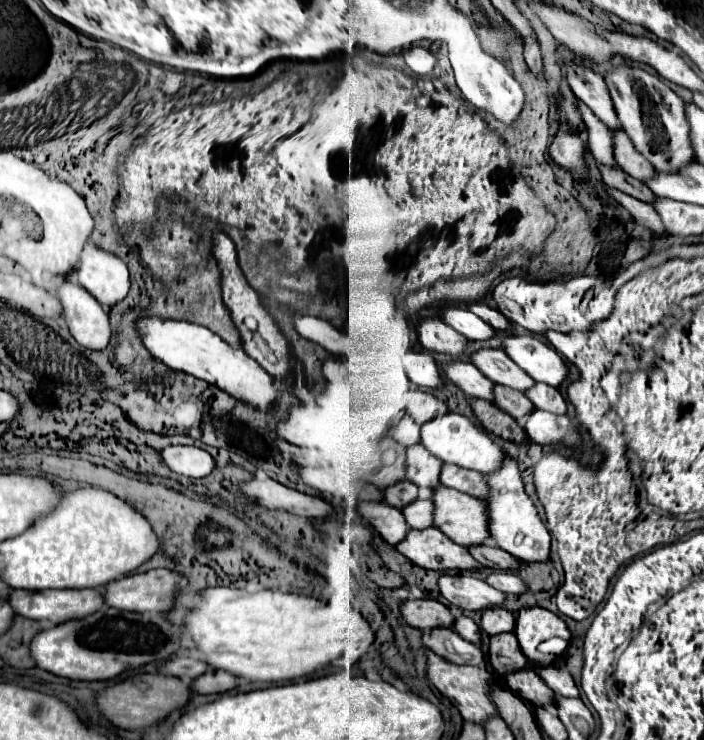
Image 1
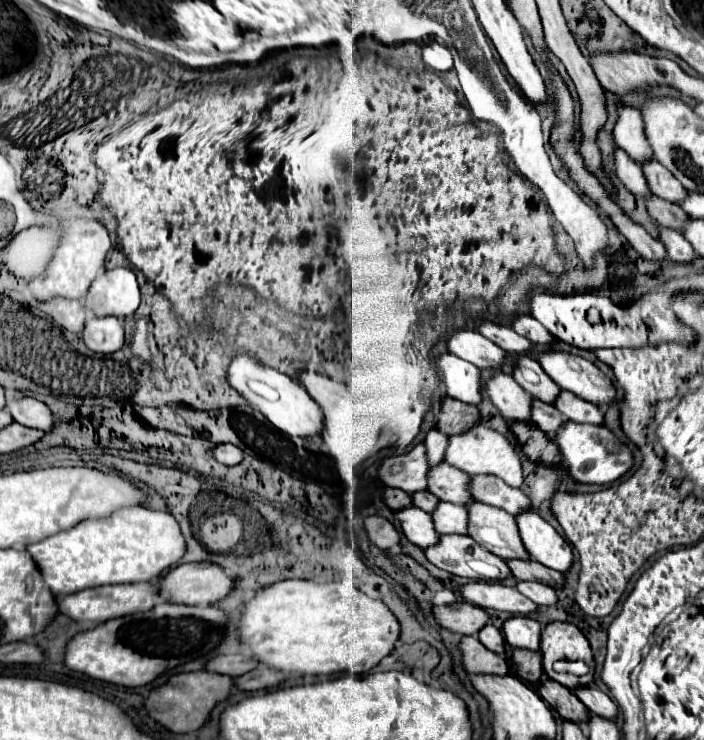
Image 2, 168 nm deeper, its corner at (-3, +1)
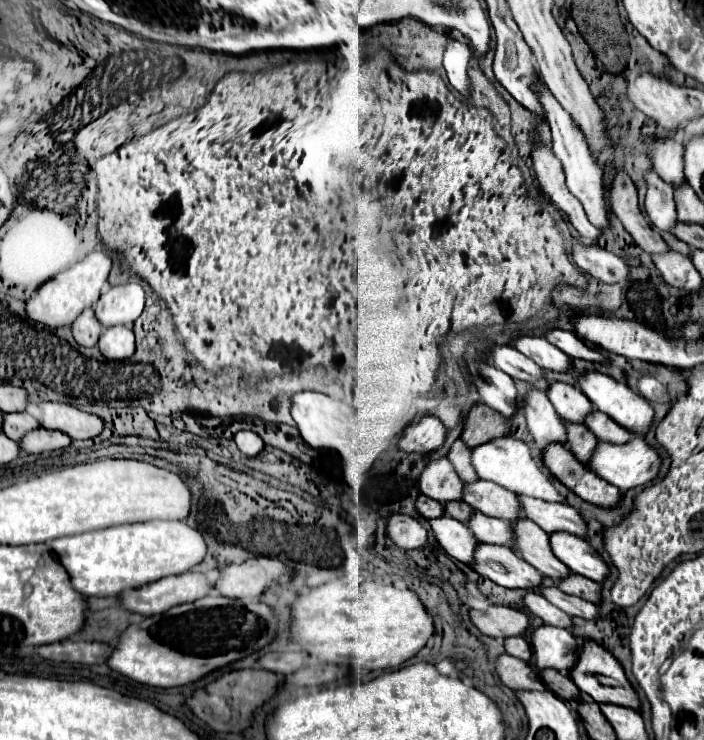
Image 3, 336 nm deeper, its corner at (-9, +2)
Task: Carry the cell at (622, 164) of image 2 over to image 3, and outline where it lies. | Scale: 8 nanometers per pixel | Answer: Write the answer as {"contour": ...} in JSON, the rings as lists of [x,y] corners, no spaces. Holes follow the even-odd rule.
{"contour":[[[648,170],[644,174],[648,192],[646,192],[646,212],[652,220],[652,224],[660,230],[670,232],[672,224],[678,222],[676,218],[676,208],[674,208],[674,196],[672,196],[672,186],[664,182],[656,172]]]}

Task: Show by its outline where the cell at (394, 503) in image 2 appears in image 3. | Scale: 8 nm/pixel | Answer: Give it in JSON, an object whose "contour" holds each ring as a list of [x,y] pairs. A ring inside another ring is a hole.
{"contour":[[[420,494],[418,498],[416,498],[416,510],[418,510],[418,514],[420,516],[424,516],[424,518],[436,518],[436,516],[444,516],[444,506],[440,504],[440,502],[436,502],[436,500],[432,500],[432,498],[428,498],[428,496],[424,496],[424,494]]]}

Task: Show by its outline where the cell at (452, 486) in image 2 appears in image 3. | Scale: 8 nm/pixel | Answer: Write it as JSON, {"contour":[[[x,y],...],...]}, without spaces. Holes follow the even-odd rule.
{"contour":[[[488,480],[464,482],[462,484],[462,500],[470,504],[474,510],[484,512],[486,516],[502,518],[502,520],[516,520],[520,516],[520,508],[516,504],[516,494],[494,484]]]}

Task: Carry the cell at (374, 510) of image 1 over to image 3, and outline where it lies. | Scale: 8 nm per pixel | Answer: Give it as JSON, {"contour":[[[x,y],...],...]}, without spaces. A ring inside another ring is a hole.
{"contour":[[[440,516],[440,518],[426,520],[426,524],[448,556],[464,564],[472,562],[472,552],[478,540],[472,536],[472,532],[462,522],[452,520],[450,516]]]}

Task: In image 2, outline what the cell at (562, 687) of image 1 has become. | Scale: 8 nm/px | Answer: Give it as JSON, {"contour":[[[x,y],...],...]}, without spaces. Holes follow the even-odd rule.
{"contour":[[[578,687],[574,693],[592,713],[598,713],[600,717],[606,717],[610,721],[616,719],[618,705],[606,693],[602,693],[600,689],[596,689],[596,687]]]}

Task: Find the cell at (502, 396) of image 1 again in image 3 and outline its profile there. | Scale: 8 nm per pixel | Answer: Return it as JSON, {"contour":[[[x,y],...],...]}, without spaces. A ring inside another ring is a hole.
{"contour":[[[564,422],[566,428],[566,444],[574,452],[574,456],[586,464],[588,462],[588,452],[596,448],[596,436],[584,426],[584,424],[574,424],[574,422]]]}

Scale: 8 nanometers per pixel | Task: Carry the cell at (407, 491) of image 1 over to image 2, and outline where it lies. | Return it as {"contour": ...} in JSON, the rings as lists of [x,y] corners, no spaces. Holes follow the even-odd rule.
{"contour":[[[430,491],[414,493],[414,495],[412,495],[412,501],[414,501],[416,507],[420,507],[420,509],[424,509],[424,511],[428,511],[428,513],[432,513],[432,511],[436,509],[436,505],[440,503],[440,499],[434,497]]]}

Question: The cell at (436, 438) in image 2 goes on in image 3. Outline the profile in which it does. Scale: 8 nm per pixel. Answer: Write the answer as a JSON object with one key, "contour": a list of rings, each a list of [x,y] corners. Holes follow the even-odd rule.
{"contour":[[[460,438],[454,440],[454,444],[448,452],[448,460],[452,462],[452,466],[460,478],[464,476],[464,480],[478,480],[472,464],[470,464],[470,448]]]}

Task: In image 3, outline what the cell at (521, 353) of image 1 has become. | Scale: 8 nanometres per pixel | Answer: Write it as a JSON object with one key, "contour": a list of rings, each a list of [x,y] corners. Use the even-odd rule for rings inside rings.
{"contour":[[[592,370],[592,372],[580,374],[578,386],[580,386],[582,394],[588,396],[588,400],[590,400],[600,412],[608,414],[612,420],[616,420],[616,422],[618,422],[620,426],[624,426],[626,430],[630,430],[630,432],[634,432],[634,434],[646,434],[646,432],[648,432],[648,428],[650,428],[650,424],[652,424],[652,418],[654,418],[654,410],[652,410],[652,406],[648,404],[646,398],[642,398],[642,396],[636,394],[636,392],[632,392],[626,384],[614,380],[614,378],[608,376],[608,374],[602,374],[602,372]]]}

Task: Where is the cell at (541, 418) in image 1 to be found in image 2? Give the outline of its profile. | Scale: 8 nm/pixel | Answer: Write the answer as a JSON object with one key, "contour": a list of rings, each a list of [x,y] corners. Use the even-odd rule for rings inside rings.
{"contour":[[[566,421],[564,427],[558,431],[558,435],[552,439],[560,449],[562,461],[566,463],[570,475],[580,483],[608,485],[616,479],[620,479],[624,473],[628,473],[634,467],[632,451],[606,427],[594,427],[594,425]]]}

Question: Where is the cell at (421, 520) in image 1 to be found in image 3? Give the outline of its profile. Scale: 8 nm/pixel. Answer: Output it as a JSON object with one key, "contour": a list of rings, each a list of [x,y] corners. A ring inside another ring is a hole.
{"contour":[[[482,512],[472,514],[472,518],[466,522],[466,526],[470,528],[470,532],[480,540],[480,542],[488,542],[488,544],[502,544],[502,546],[510,546],[512,544],[512,530],[510,524],[506,520],[498,520],[498,518],[488,518]]]}

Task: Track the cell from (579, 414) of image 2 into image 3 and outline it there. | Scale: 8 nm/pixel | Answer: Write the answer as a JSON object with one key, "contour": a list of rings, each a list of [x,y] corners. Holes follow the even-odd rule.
{"contour":[[[594,410],[590,414],[590,418],[584,420],[584,424],[594,432],[594,436],[598,440],[604,440],[604,442],[612,442],[612,444],[624,444],[628,440],[634,438],[634,434],[626,428],[620,428],[620,424],[616,424],[610,416],[606,416],[604,412],[600,410]]]}

